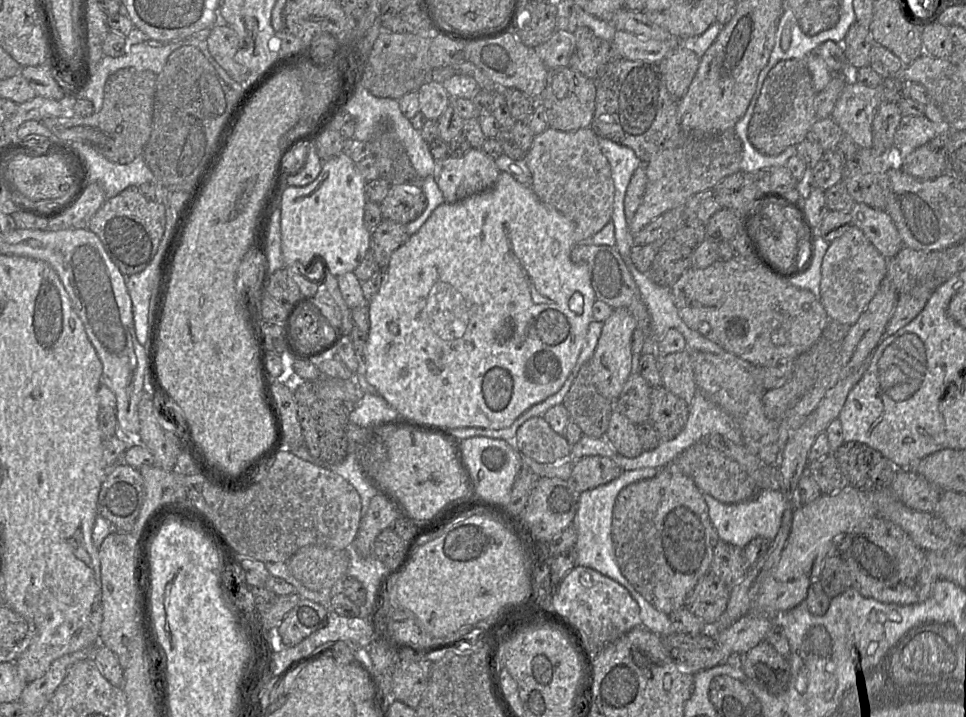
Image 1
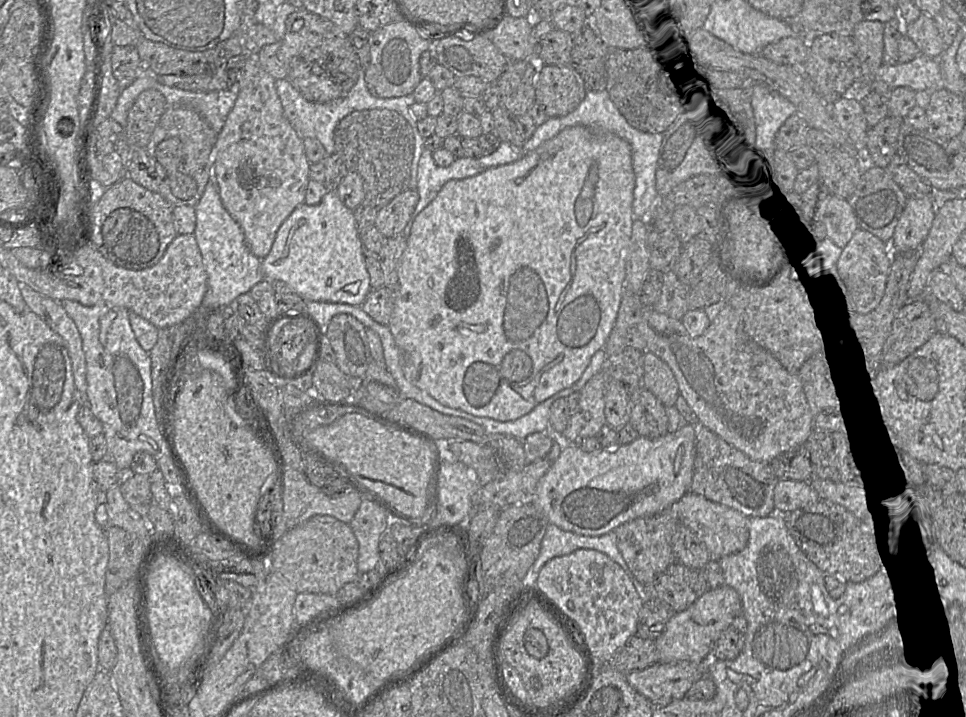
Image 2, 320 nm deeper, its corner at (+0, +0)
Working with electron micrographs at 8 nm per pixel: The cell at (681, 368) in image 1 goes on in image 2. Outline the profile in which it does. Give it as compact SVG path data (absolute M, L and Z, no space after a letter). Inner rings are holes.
M649 351L644 353L644 372L642 385L656 396L661 403L674 406L679 394L679 388L670 367Z

